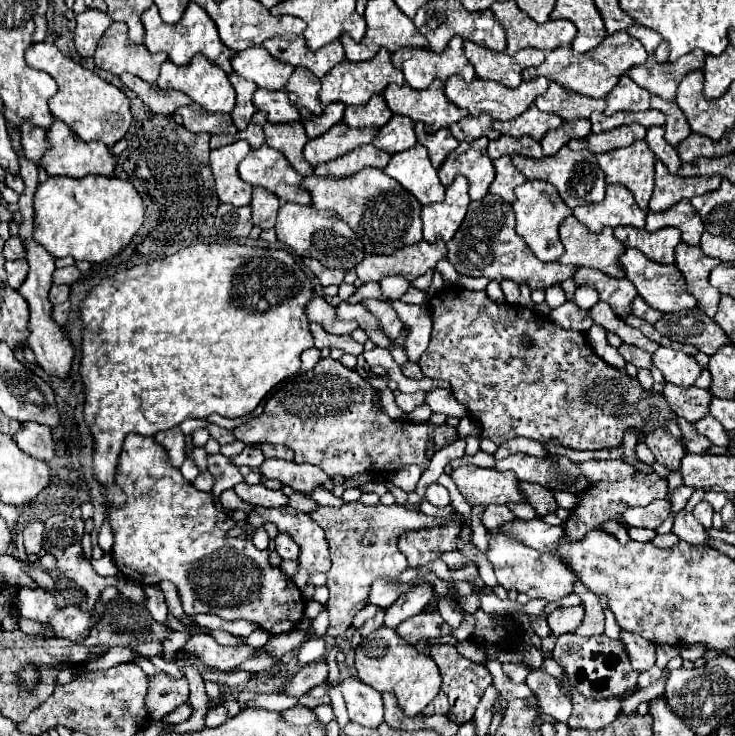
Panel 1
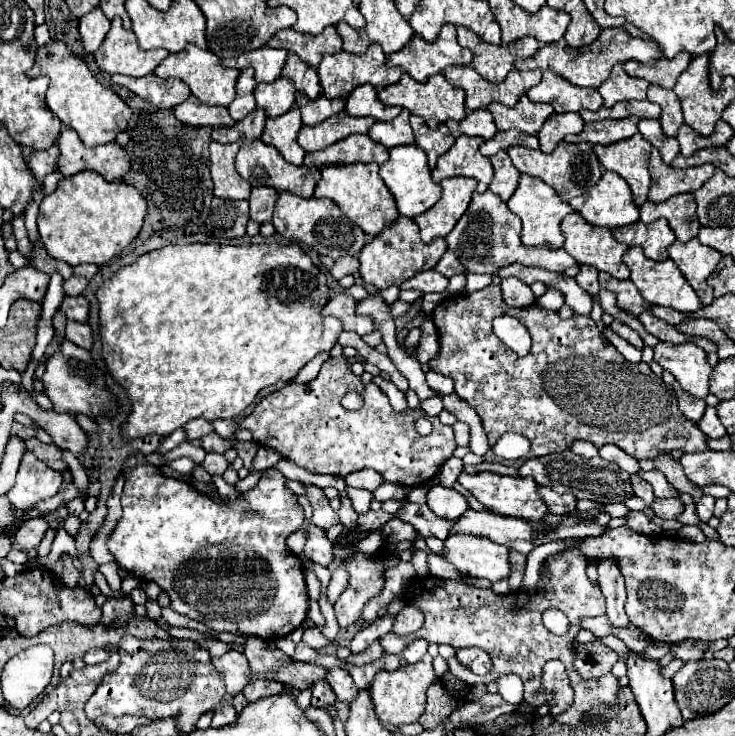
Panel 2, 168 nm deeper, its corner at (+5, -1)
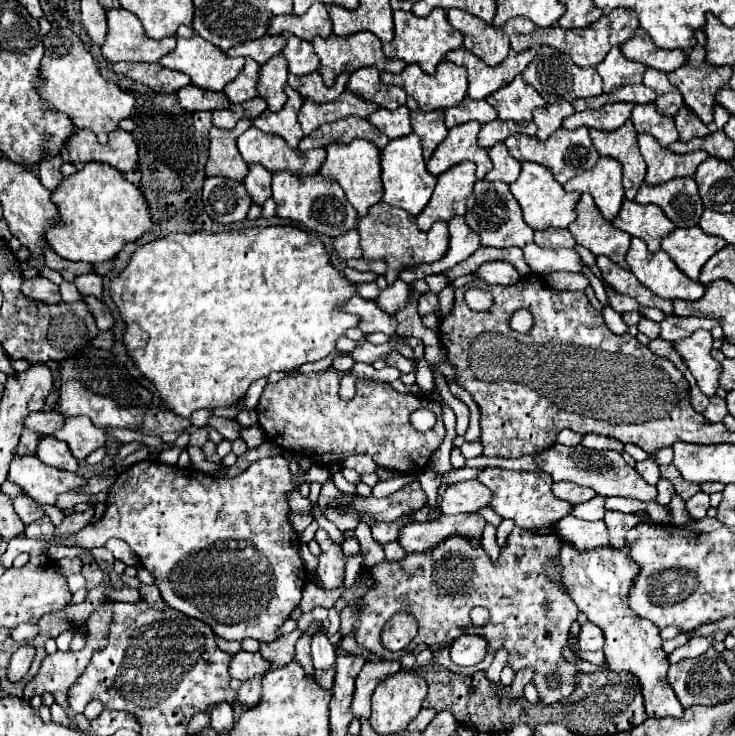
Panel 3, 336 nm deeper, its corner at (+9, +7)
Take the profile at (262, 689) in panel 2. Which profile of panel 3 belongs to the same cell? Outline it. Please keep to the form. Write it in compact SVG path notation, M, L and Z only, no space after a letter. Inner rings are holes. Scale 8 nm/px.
M257 675L246 682L242 682L240 690L236 692L238 694L238 700L242 702L242 706L256 706L261 697L261 675Z

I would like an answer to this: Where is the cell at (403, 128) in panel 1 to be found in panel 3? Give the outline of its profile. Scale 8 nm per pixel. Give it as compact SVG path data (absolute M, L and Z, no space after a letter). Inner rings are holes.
M400 106L396 110L382 110L382 108L378 108L368 118L368 122L372 126L376 126L382 134L386 134L390 140L394 140L398 136L408 136L412 132L406 106Z

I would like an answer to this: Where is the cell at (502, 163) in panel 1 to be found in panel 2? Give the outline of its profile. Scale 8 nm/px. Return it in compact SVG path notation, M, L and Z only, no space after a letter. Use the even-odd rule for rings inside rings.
M506 150L496 152L490 158L492 166L494 166L494 180L490 182L490 190L494 194L498 194L502 198L502 202L508 202L510 196L514 194L518 180L520 180L520 172L518 168L512 164L510 156L506 154Z

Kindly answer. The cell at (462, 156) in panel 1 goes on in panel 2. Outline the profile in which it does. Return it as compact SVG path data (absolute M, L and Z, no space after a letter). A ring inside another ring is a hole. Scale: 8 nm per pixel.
M462 136L454 146L438 158L436 168L432 170L432 180L442 182L452 176L468 176L478 180L478 192L486 192L492 182L492 164L486 156L480 154L482 138Z

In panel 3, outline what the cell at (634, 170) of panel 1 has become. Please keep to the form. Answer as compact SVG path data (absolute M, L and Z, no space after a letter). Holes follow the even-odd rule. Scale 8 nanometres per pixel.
M628 120L622 128L612 132L590 130L590 138L600 156L610 156L622 164L624 168L622 182L624 182L626 198L634 200L638 188L644 184L644 174L646 174L646 164L636 144L634 124Z

